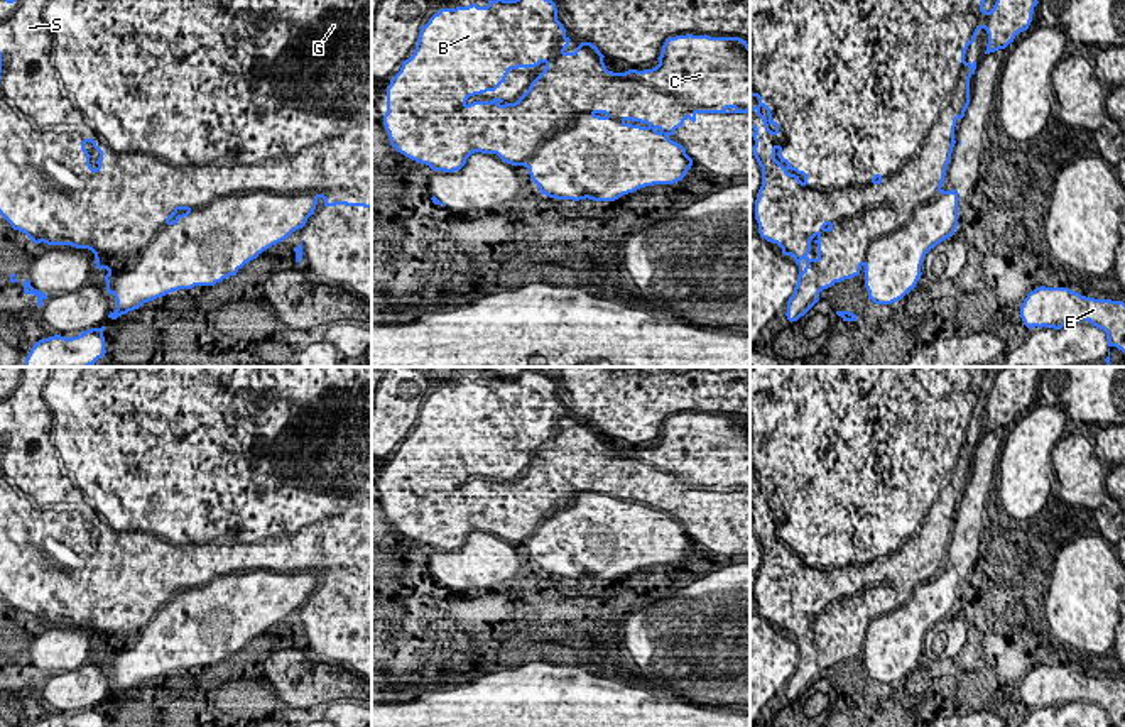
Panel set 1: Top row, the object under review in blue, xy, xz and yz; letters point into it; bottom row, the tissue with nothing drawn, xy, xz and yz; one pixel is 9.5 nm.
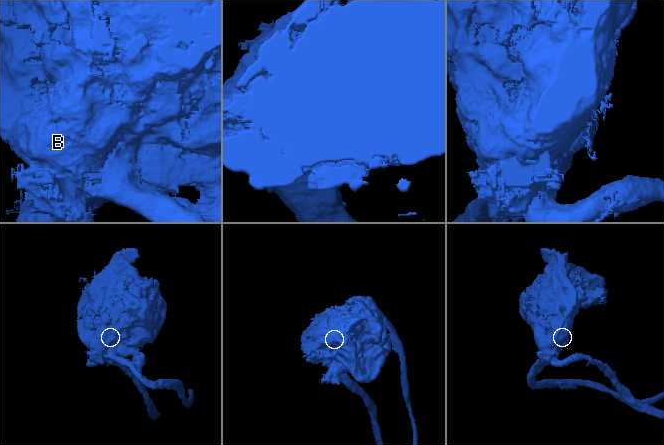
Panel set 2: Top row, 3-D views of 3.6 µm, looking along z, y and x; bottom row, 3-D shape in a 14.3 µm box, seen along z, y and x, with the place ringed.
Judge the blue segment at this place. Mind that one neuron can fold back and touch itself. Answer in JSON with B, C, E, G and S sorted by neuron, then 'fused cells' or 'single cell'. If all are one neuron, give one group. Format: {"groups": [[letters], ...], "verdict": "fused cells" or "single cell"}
{"groups": [["B", "C", "G", "S"], ["E"]], "verdict": "fused cells"}

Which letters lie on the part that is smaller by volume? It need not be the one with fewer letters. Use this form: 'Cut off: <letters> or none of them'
Cut off: E

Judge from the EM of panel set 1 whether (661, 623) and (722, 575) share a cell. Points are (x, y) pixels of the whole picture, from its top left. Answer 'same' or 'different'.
same

